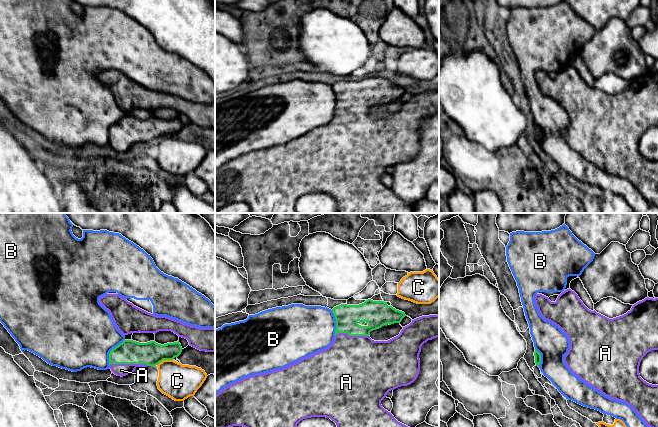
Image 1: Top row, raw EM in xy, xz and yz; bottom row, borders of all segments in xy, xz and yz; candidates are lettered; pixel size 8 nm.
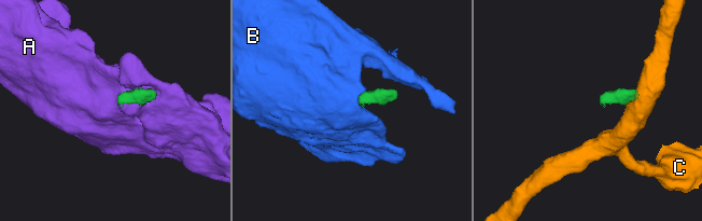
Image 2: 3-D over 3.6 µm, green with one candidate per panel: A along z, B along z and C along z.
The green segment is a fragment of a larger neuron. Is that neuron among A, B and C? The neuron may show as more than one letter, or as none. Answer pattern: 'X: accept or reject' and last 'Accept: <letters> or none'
A: accept
B: reject
C: reject
Accept: A

